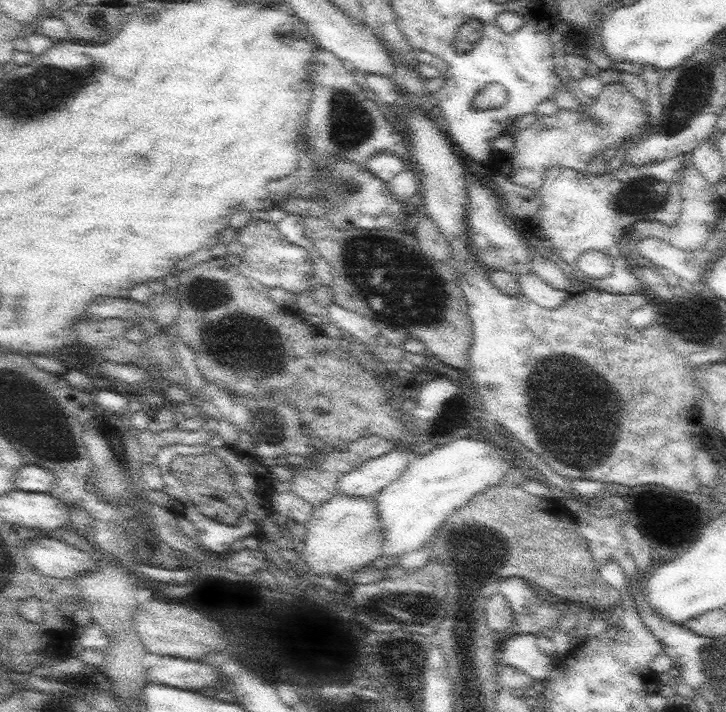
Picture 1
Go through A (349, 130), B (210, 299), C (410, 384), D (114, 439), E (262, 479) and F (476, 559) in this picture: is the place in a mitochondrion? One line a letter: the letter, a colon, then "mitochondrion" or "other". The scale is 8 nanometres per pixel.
A: mitochondrion
B: mitochondrion
C: other
D: mitochondrion
E: other
F: mitochondrion

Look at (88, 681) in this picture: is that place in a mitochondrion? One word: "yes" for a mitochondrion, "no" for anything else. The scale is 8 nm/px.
yes

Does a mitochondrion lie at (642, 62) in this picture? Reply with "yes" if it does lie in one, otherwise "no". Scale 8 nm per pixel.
no

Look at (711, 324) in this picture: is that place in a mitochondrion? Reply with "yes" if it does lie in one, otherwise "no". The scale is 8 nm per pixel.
no

